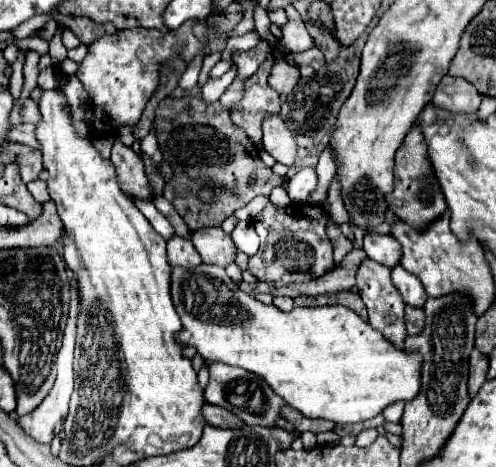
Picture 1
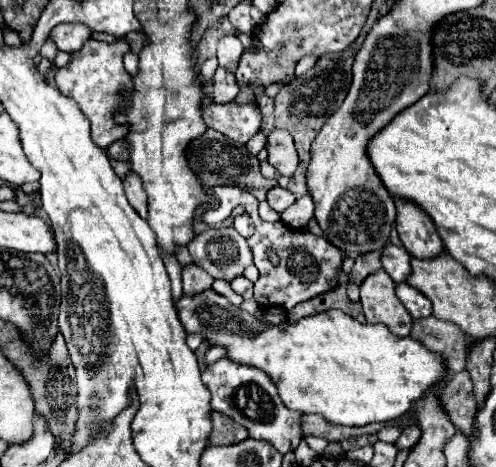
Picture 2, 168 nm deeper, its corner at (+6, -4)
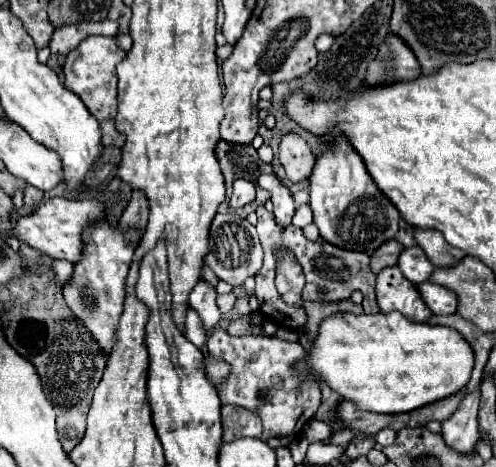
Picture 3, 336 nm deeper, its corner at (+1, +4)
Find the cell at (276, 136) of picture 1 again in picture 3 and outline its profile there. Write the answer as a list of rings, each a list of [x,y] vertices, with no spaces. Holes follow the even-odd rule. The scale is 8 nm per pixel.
[[[287,134],[279,144],[279,160],[287,172],[287,178],[293,184],[299,184],[303,180],[309,180],[317,158],[301,136]]]

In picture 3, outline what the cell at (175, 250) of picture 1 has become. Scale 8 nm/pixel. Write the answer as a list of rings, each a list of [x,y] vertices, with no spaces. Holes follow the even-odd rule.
[[[199,280],[199,284],[193,288],[193,292],[189,296],[189,304],[199,314],[201,324],[207,332],[213,330],[221,320],[221,312],[215,304],[215,296],[217,296],[215,288],[209,286],[205,280]]]

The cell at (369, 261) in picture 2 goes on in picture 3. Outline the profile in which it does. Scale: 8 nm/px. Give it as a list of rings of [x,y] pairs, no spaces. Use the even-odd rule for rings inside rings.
[[[389,240],[389,242],[385,242],[385,244],[373,254],[373,258],[371,258],[373,274],[379,274],[383,268],[387,268],[387,266],[395,266],[395,264],[397,264],[395,250],[397,250],[397,256],[399,256],[399,252],[403,250],[403,246],[401,246],[399,242],[395,242],[395,240]]]

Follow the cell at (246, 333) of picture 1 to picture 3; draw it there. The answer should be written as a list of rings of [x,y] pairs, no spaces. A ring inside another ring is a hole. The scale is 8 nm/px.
[[[351,312],[325,318],[313,352],[297,364],[301,372],[311,372],[345,400],[369,412],[401,414],[453,396],[471,380],[475,354],[465,338],[447,326],[411,322],[401,312],[355,316]]]

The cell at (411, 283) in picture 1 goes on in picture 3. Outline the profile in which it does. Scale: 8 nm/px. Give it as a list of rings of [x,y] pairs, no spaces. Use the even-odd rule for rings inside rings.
[[[425,282],[417,286],[425,304],[431,308],[433,314],[455,314],[457,312],[457,294],[449,288],[443,288],[433,282]]]

